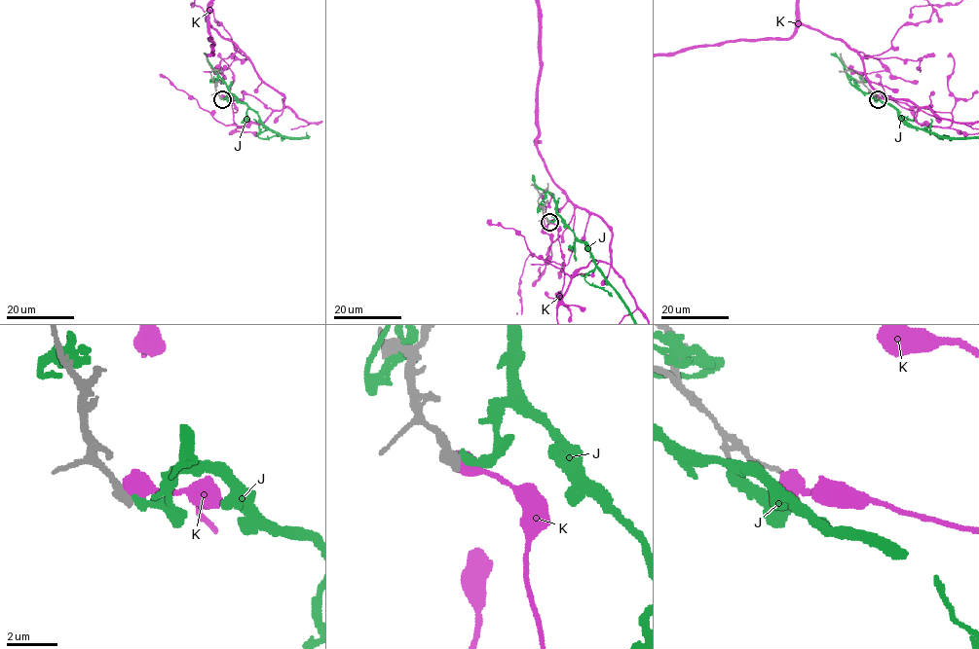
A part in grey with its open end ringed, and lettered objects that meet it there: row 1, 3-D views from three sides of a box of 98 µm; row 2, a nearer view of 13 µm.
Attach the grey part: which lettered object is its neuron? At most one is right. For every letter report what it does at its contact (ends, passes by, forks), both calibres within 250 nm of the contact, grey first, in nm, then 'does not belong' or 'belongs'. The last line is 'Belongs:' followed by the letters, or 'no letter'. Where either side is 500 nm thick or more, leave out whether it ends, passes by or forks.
J: it ends | 440/320 nm | does not belong
K: 440/650 nm | does not belong
Belongs: no letter

